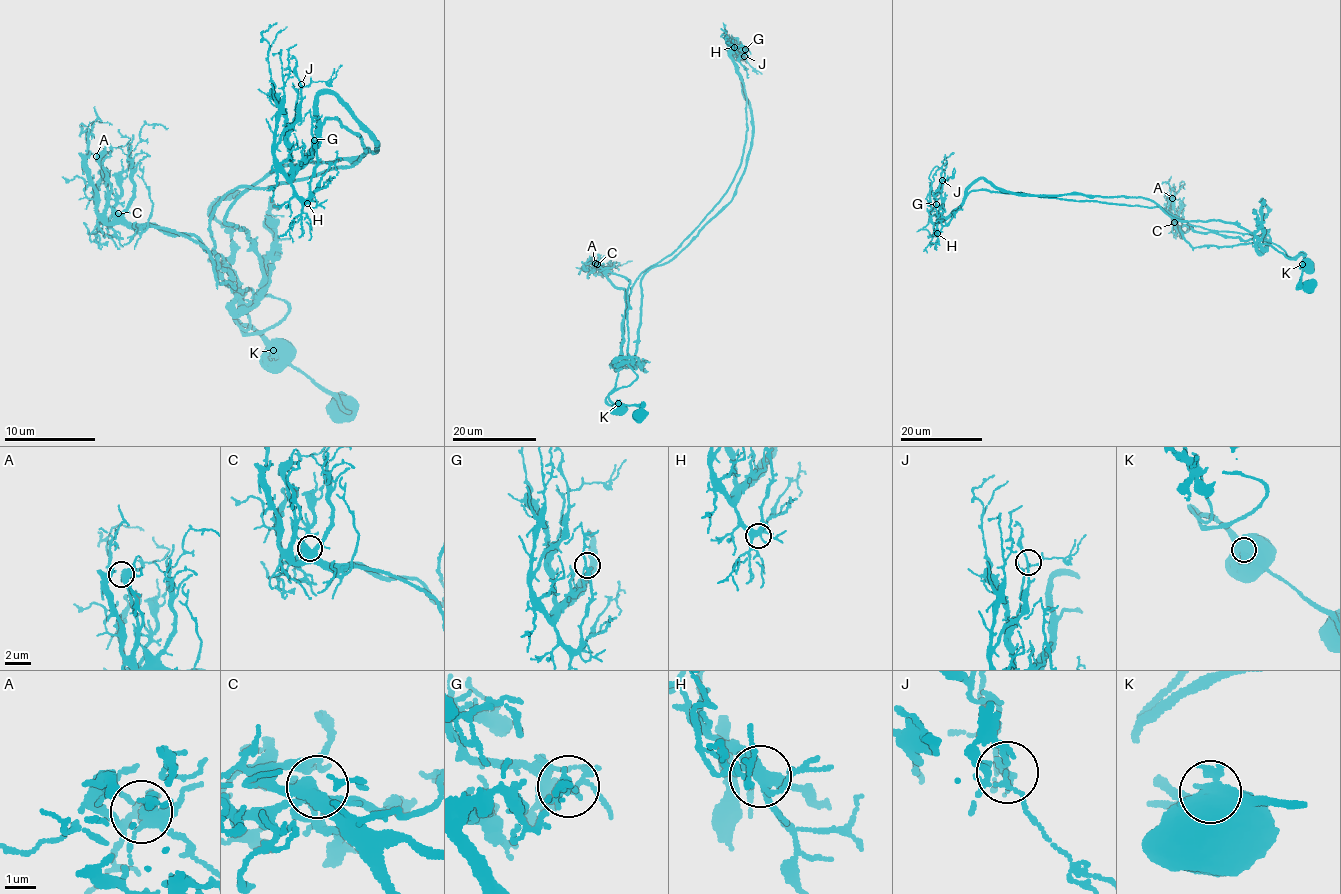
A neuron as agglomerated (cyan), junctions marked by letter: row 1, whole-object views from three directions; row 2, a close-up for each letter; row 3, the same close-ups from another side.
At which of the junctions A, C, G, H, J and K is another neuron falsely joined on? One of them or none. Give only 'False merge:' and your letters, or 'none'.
False merge: K

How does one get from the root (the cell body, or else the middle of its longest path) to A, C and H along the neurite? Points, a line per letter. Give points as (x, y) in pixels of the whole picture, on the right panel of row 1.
A: (1309, 266), (1301, 254), (1289, 257), (1275, 244), (1247, 234), (1177, 227), (1172, 198)
C: (1309, 266), (1301, 254), (1289, 257), (1280, 247), (1253, 235), (1231, 231), (1196, 233), (1174, 222)
H: (1309, 266), (1271, 242), (1189, 224), (1160, 207), (1019, 192), (972, 191), (937, 233)

